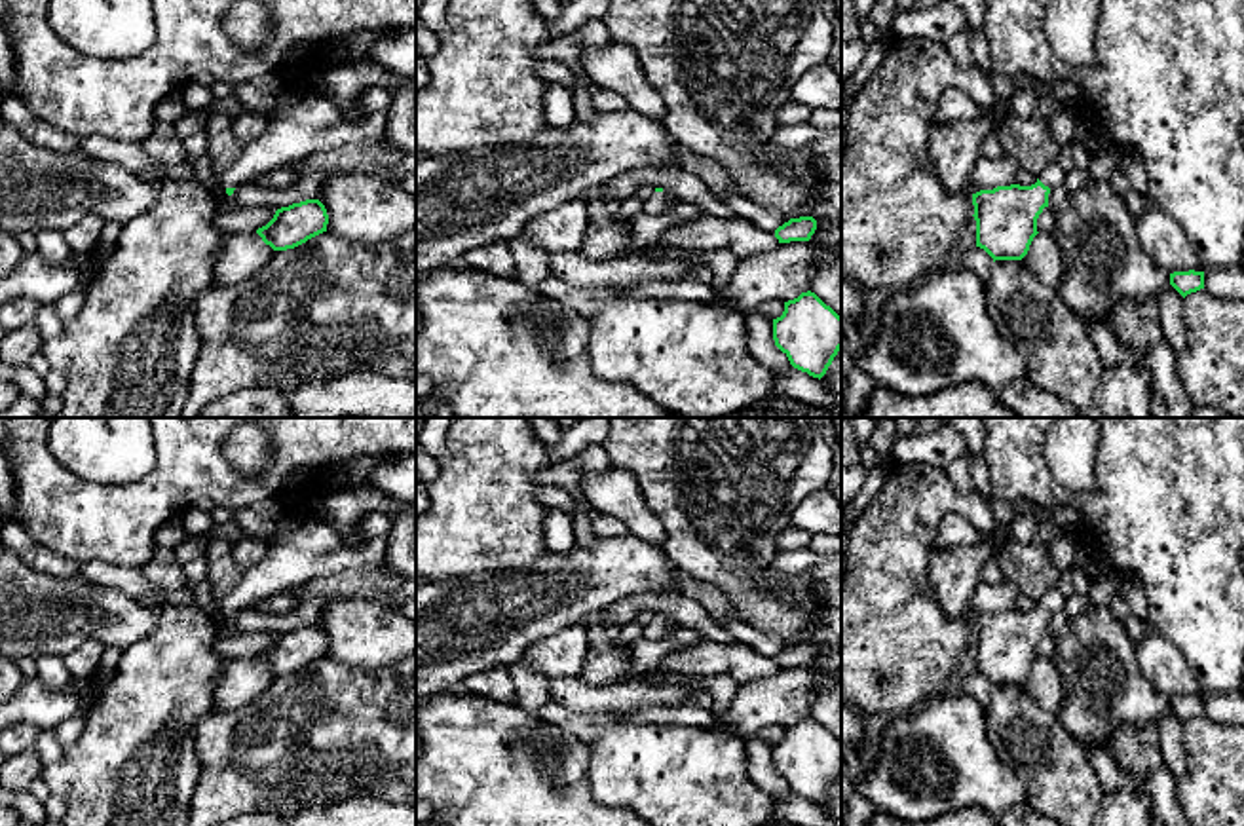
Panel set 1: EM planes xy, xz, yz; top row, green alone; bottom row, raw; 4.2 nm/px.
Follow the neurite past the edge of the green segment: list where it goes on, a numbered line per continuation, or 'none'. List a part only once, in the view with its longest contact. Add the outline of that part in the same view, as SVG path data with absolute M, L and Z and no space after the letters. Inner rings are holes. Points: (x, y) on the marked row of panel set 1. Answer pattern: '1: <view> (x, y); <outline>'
1: yz (1053, 175); M1052 161L1043 169L1039 180L1048 188L1060 186L1065 180L1065 171L1060 167L1058 161Z

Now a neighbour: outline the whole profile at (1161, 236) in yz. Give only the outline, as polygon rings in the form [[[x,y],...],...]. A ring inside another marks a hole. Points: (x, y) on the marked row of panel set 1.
[[[1151,199],[1145,203],[1141,218],[1136,220],[1136,237],[1143,253],[1168,273],[1206,272],[1181,226]]]

